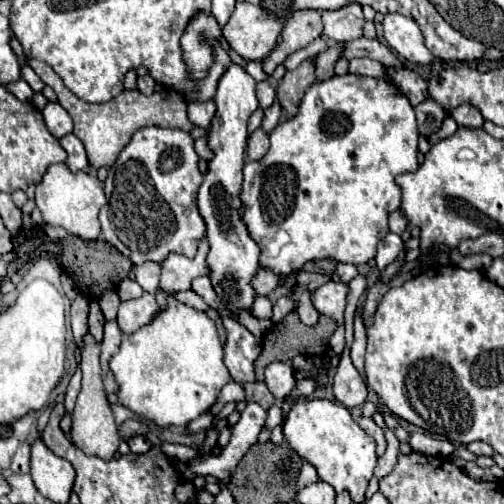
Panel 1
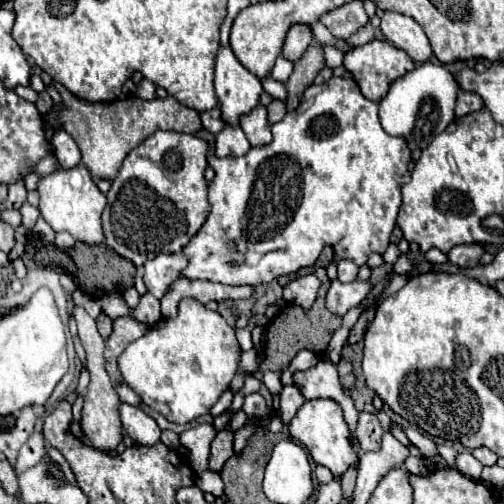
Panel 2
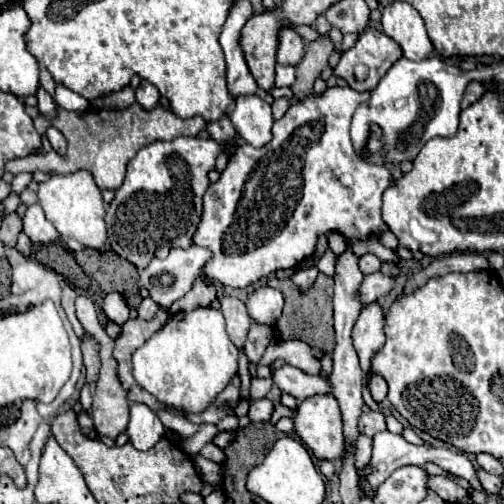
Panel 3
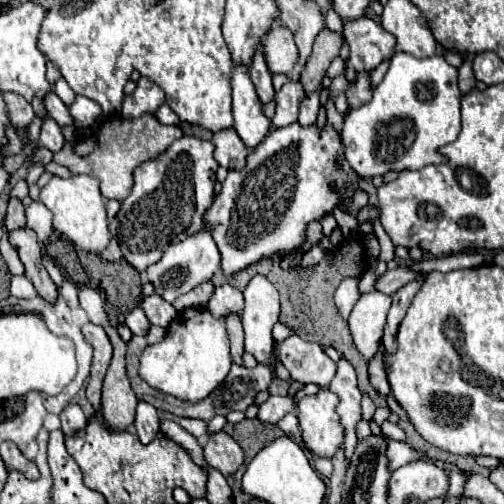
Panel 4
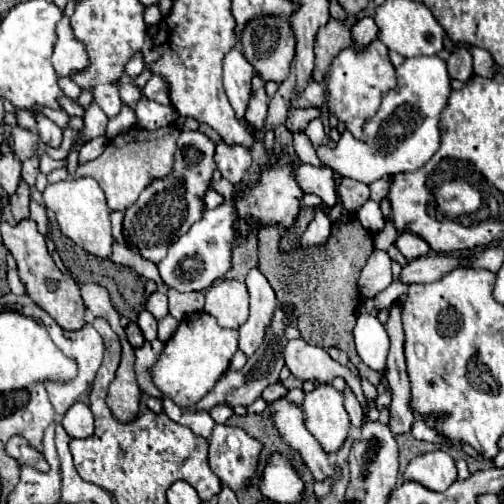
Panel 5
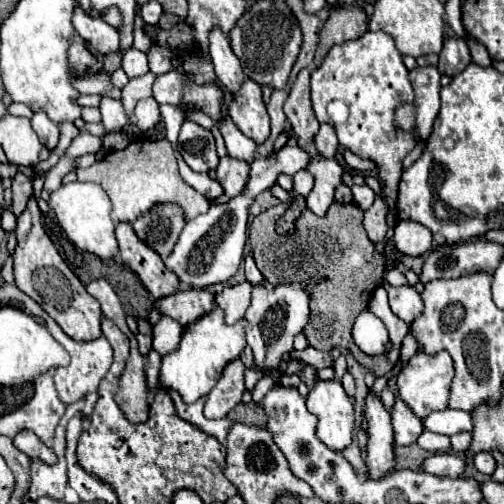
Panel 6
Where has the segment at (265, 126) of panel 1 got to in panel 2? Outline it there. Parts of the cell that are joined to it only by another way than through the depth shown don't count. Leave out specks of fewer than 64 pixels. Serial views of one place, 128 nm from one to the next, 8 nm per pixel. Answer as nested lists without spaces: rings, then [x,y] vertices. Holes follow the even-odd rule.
[[[272,100],[272,104],[268,106],[268,122],[274,124],[278,120],[282,120],[286,114],[286,106],[282,100]]]

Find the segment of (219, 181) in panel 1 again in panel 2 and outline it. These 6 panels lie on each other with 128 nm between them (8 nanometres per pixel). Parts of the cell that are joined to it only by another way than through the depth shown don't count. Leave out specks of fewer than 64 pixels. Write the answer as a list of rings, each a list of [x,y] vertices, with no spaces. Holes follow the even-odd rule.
[[[222,48],[216,58],[216,96],[222,110],[222,120],[230,126],[240,126],[240,116],[258,106],[262,94],[260,78],[248,72],[230,48]]]

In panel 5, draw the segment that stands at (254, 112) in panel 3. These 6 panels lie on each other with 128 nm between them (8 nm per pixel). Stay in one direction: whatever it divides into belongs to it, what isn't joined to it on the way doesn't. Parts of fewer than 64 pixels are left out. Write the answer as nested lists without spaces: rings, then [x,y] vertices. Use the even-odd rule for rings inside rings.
[[[232,48],[232,52],[228,52],[224,56],[224,90],[226,90],[226,96],[230,98],[236,118],[254,136],[256,130],[244,118],[244,112],[248,108],[248,100],[252,94],[252,90],[250,90],[252,76],[254,76],[252,64],[248,64],[248,60],[244,60],[244,54],[238,52],[238,48]]]

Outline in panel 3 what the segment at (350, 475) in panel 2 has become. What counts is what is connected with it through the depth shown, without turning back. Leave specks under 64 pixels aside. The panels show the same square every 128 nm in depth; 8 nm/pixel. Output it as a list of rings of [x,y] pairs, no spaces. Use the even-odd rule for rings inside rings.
[[[358,436],[354,452],[354,464],[358,470],[362,470],[370,462],[370,454],[372,454],[372,440],[368,436]]]

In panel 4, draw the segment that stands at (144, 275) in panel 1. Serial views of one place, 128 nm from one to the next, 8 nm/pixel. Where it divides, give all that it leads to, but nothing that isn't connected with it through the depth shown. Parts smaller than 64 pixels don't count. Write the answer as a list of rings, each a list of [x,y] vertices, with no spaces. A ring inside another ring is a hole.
[[[204,228],[200,230],[196,236],[192,238],[186,238],[184,242],[178,242],[178,244],[170,244],[168,250],[164,252],[164,256],[156,262],[156,264],[150,264],[146,268],[146,276],[150,280],[150,284],[154,286],[154,292],[168,300],[170,304],[186,294],[188,290],[192,290],[194,286],[202,284],[204,280],[212,278],[212,274],[220,268],[220,254],[218,254],[218,248],[210,236],[210,232]]]

